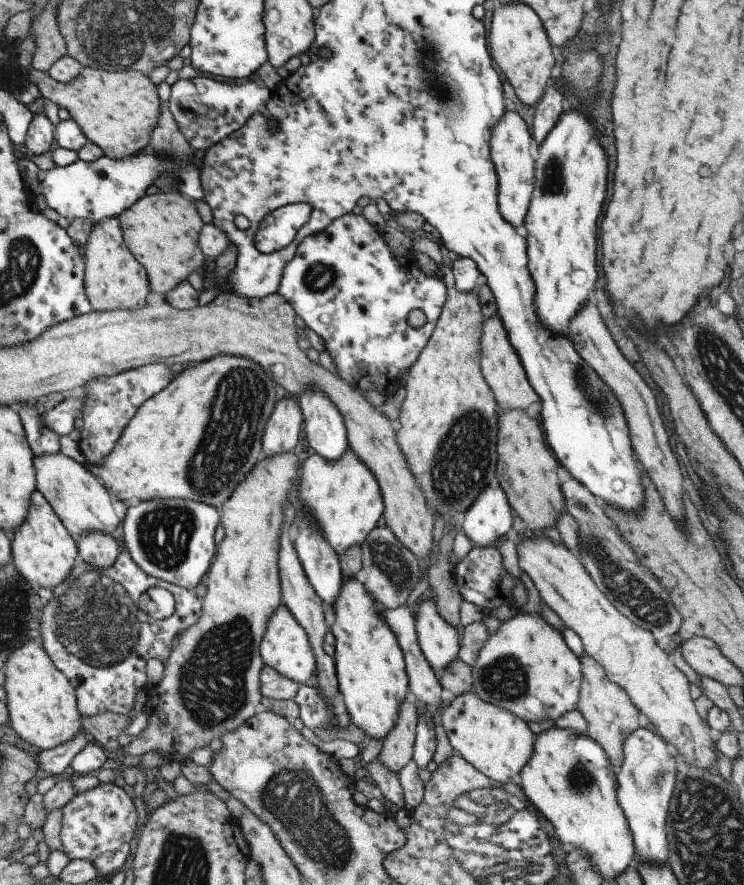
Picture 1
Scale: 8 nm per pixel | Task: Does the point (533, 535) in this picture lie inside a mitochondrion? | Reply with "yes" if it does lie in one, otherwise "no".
no

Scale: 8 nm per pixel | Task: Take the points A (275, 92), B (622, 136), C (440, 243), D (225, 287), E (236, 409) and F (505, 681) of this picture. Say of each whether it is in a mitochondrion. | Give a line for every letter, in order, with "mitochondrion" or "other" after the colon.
A: other
B: other
C: other
D: other
E: mitochondrion
F: mitochondrion

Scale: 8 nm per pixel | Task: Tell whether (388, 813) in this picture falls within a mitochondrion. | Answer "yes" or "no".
no

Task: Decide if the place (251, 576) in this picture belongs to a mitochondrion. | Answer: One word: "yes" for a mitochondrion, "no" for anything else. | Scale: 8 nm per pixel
no

